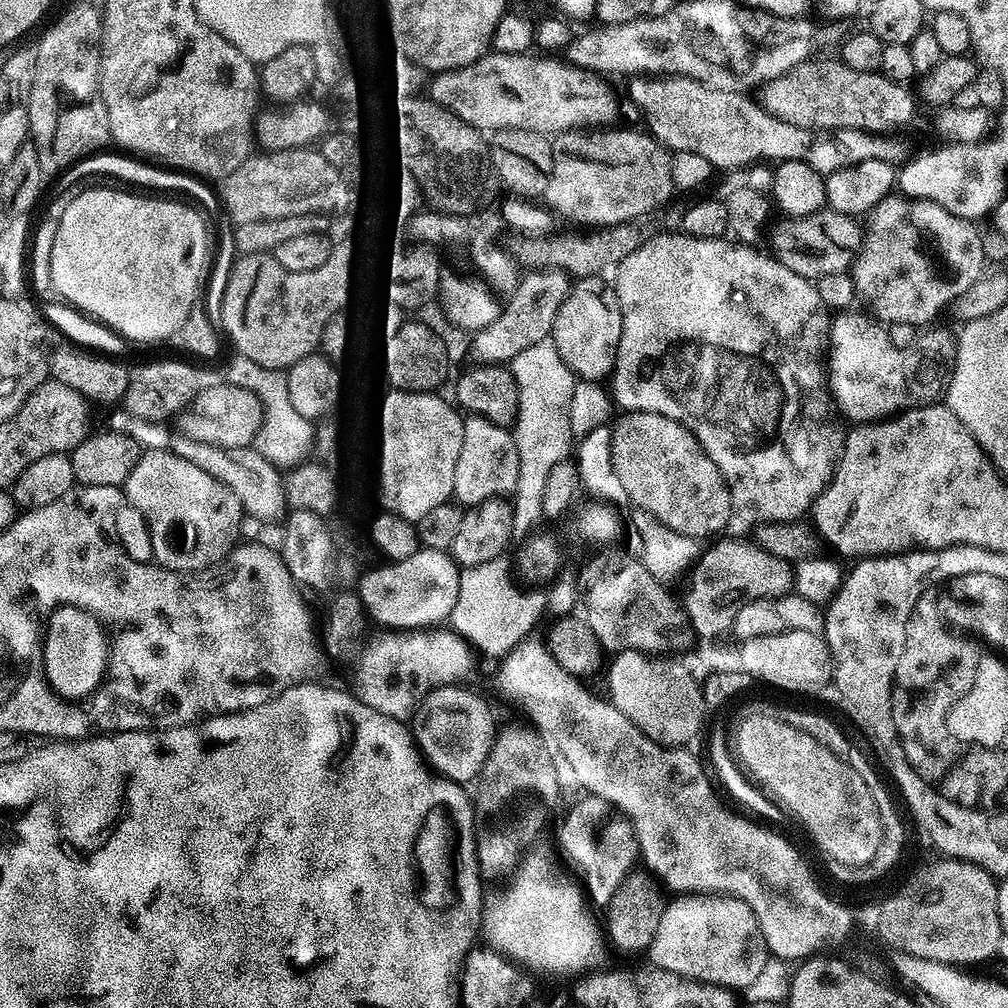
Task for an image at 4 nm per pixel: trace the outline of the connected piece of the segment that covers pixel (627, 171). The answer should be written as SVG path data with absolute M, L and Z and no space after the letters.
M593 126L591 128L571 128L568 132L561 132L552 140L552 149L554 150L555 168L550 173L552 180L545 190L543 199L547 205L554 210L558 208L564 215L570 216L574 220L578 220L582 224L608 224L604 226L624 226L627 220L632 222L639 221L640 217L650 214L651 212L659 212L673 199L672 192L676 188L676 180L673 176L673 153L665 148L663 144L656 141L656 137L647 131L631 132L628 128L616 128L617 126Z

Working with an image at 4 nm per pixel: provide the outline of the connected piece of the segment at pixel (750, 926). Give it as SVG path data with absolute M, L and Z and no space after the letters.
M688 894L673 899L669 908L660 913L660 921L656 927L656 937L650 949L651 963L658 968L665 968L686 980L700 980L704 984L713 984L718 988L738 990L748 988L760 980L760 975L768 968L770 953L762 930L758 926L758 918L754 918L754 910L733 896L713 896L708 894Z

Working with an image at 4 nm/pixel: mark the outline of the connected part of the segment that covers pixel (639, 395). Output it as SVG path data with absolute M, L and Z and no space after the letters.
M661 232L660 235L652 237L647 242L641 243L634 248L623 260L619 261L618 269L620 273L616 276L614 287L616 295L620 298L620 309L624 314L624 322L622 324L622 338L620 339L620 349L616 355L616 367L612 369L610 377L610 395L617 405L620 404L625 409L625 413L634 412L653 412L654 414L662 414L666 418L674 418L674 422L678 422L682 426L686 426L698 438L698 442L706 450L706 454L710 454L710 458L720 472L724 475L724 481L728 483L728 488L732 492L732 507L737 513L740 512L744 516L749 516L752 522L790 522L791 520L799 520L807 517L812 510L813 502L818 498L818 494L822 494L822 490L832 481L832 471L836 469L836 464L840 460L840 452L844 449L844 437L846 435L845 425L842 423L842 417L832 399L832 393L828 386L828 373L826 371L826 353L828 350L828 329L830 327L830 309L822 302L822 298L818 298L818 290L813 281L802 278L798 274L794 274L794 270L790 270L790 266L786 266L775 255L767 256L764 252L759 252L756 248L751 248L748 244L731 244L731 239L721 238L698 238L675 232Z

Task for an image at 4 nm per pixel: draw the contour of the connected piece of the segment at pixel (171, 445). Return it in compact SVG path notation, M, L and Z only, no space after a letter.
M116 410L112 416L111 431L125 432L134 442L138 442L144 450L167 450L178 454L178 458L186 458L198 470L206 470L210 478L218 478L222 486L234 490L234 498L243 506L249 517L257 516L260 520L272 520L285 505L282 476L277 465L271 464L255 447L223 448L210 446L210 442L202 442L195 435L183 436L180 432L171 432L167 423L159 420L139 420L123 410Z

